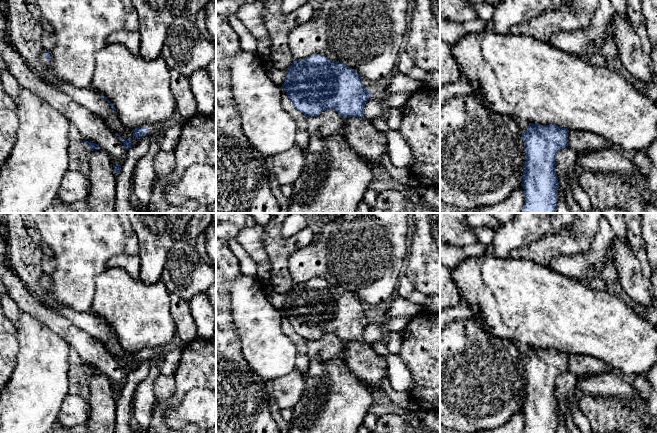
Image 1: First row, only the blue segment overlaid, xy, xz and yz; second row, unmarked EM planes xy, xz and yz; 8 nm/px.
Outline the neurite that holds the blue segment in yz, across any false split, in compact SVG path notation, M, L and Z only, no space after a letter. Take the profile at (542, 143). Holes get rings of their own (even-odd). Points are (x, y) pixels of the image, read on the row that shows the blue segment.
M529 123L527 130L522 132L525 148L522 183L525 203L522 213L556 213L558 201L558 177L556 174L556 155L568 146L567 128L556 124L540 125Z

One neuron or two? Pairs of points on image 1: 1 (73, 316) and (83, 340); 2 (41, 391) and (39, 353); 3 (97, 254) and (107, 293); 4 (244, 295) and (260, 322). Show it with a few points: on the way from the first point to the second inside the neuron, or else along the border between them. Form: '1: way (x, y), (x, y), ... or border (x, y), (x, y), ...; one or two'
1: border (58, 312), (97, 339); two
2: way (41, 382), (41, 362); one
3: border (106, 268), (96, 277), (93, 294); two
4: way (248, 302), (254, 315); one

